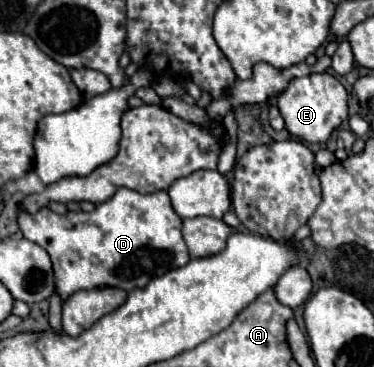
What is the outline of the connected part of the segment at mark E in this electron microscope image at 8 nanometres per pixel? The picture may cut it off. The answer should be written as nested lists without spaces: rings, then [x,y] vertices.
[[[309,74],[303,78],[293,78],[285,92],[277,98],[279,112],[285,120],[285,128],[291,136],[305,142],[327,142],[331,134],[347,120],[347,90],[333,74]]]

